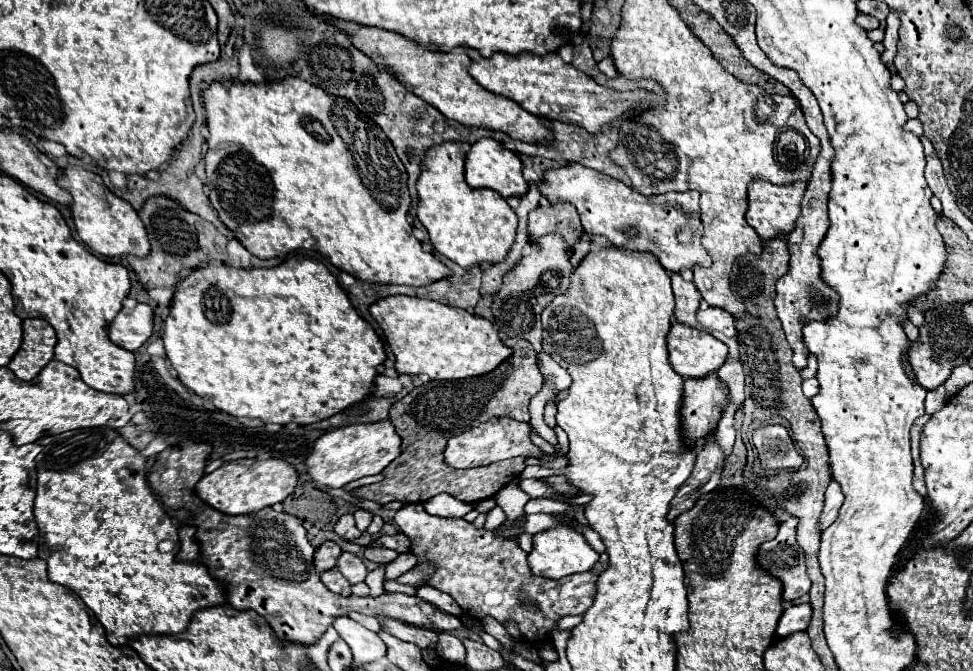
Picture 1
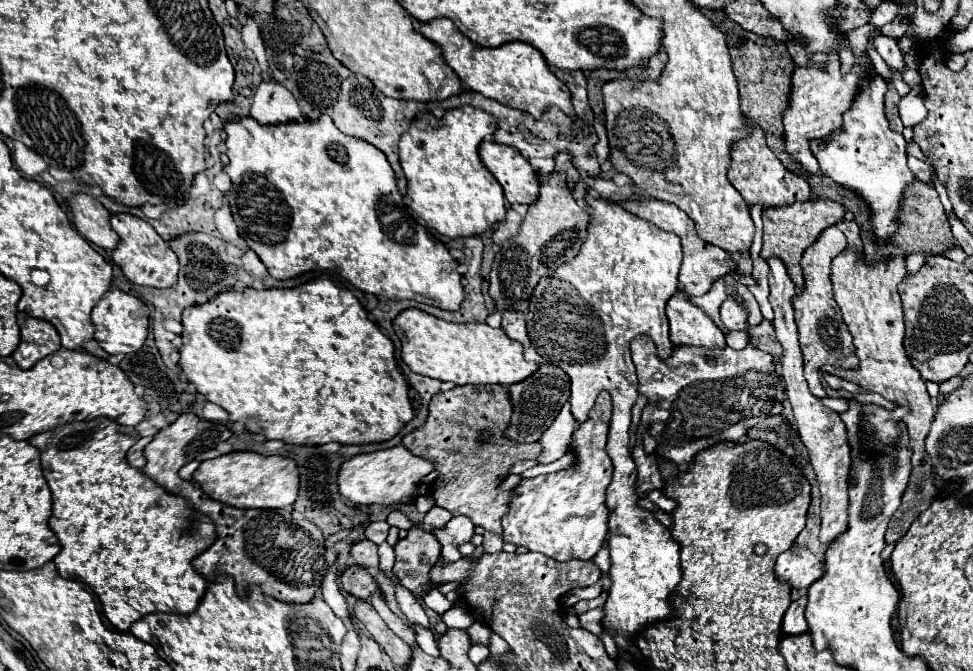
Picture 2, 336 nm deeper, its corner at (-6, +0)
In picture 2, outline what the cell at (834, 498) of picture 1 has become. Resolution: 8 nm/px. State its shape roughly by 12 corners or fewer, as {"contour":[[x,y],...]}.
{"contour":[[809,548],[783,552],[775,576],[791,588],[809,588],[823,570]]}

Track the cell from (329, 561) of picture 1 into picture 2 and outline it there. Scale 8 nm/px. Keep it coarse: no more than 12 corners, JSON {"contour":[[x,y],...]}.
{"contour":[[349,566],[339,584],[349,594],[367,600],[379,592],[365,568]]}

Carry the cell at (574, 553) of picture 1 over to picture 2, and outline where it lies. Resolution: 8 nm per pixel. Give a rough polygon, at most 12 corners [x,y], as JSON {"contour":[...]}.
{"contour":[[611,396],[573,432],[577,464],[515,488],[503,540],[567,562],[607,540]]}

